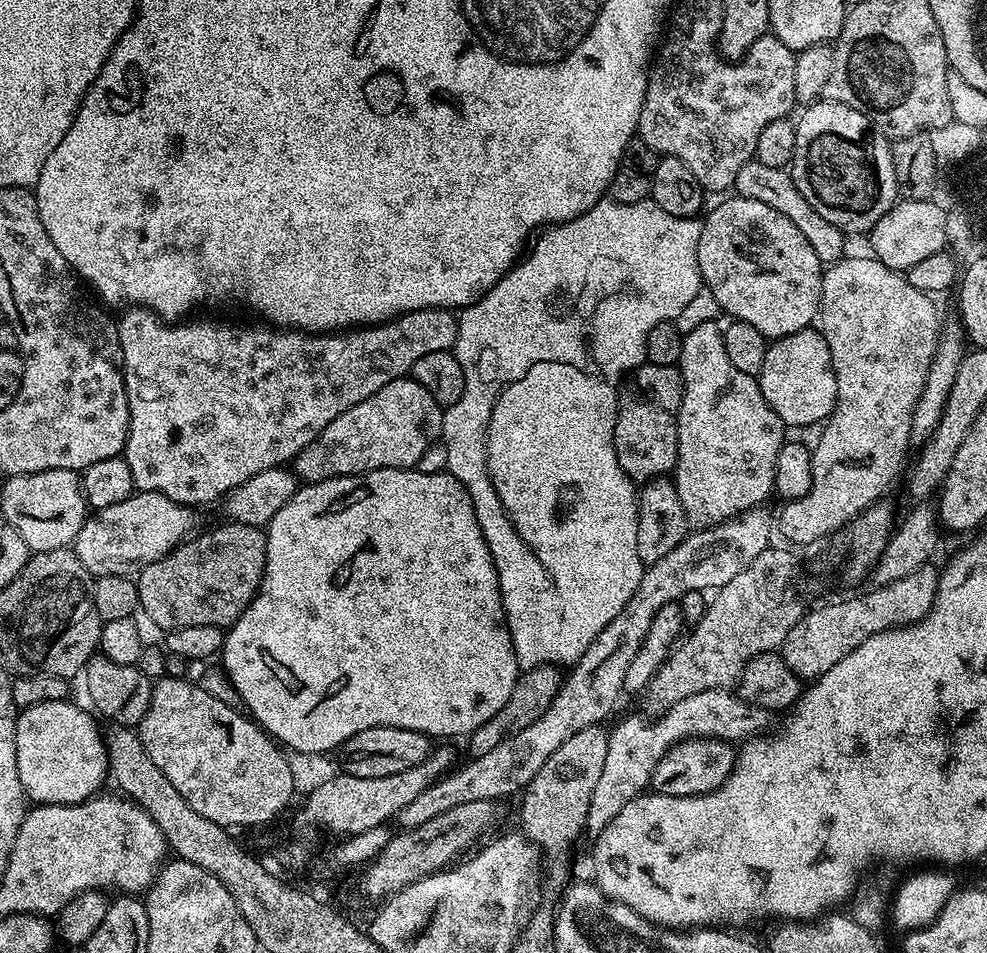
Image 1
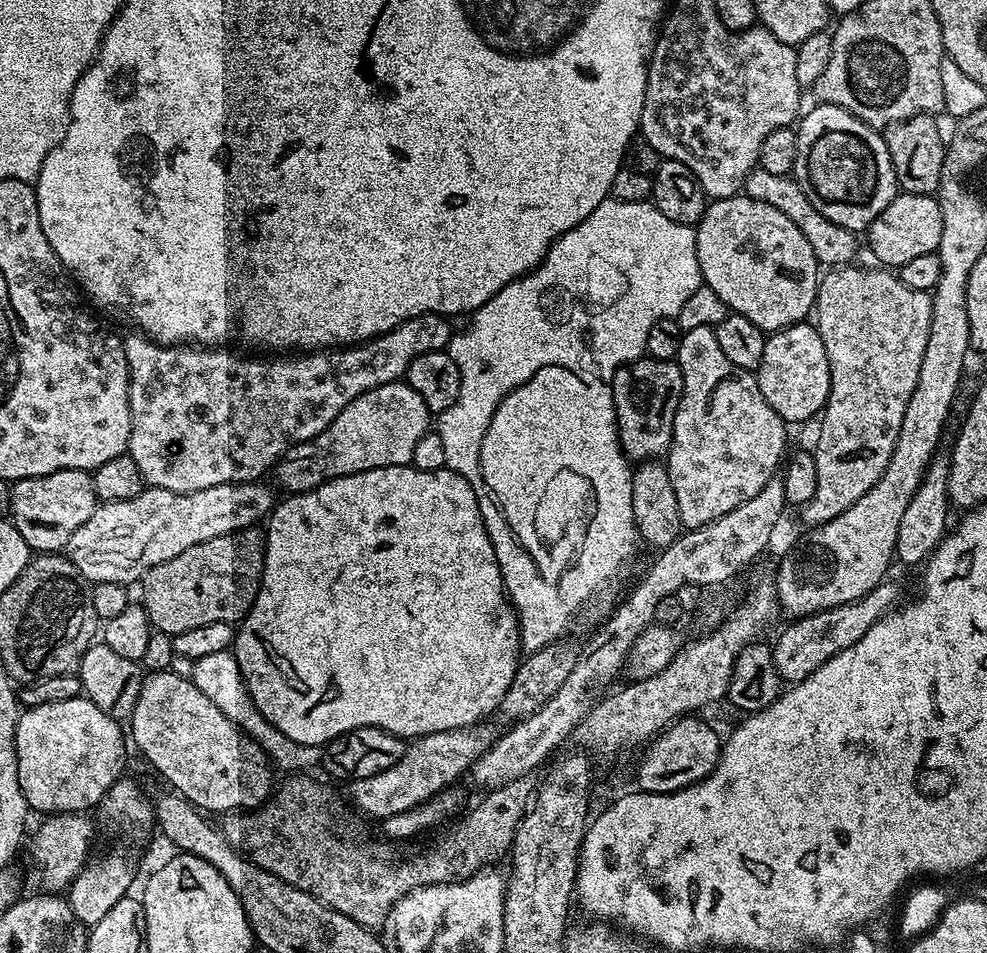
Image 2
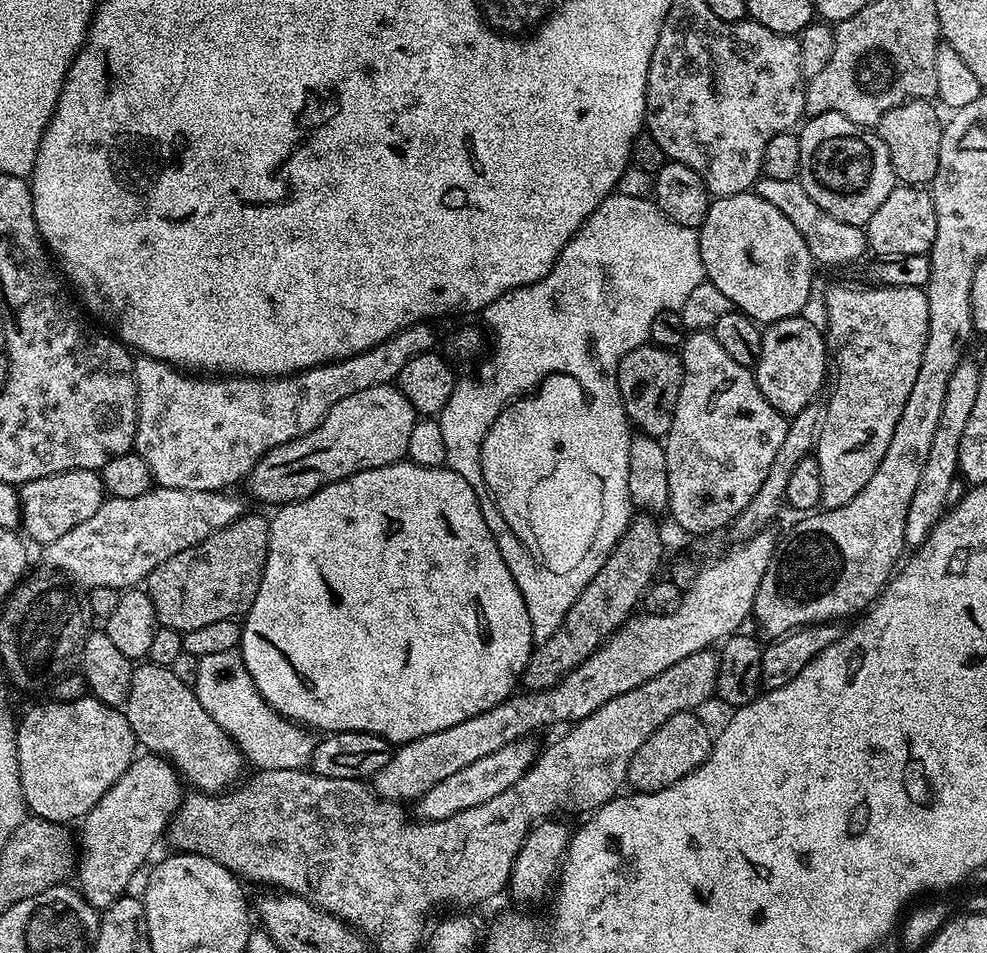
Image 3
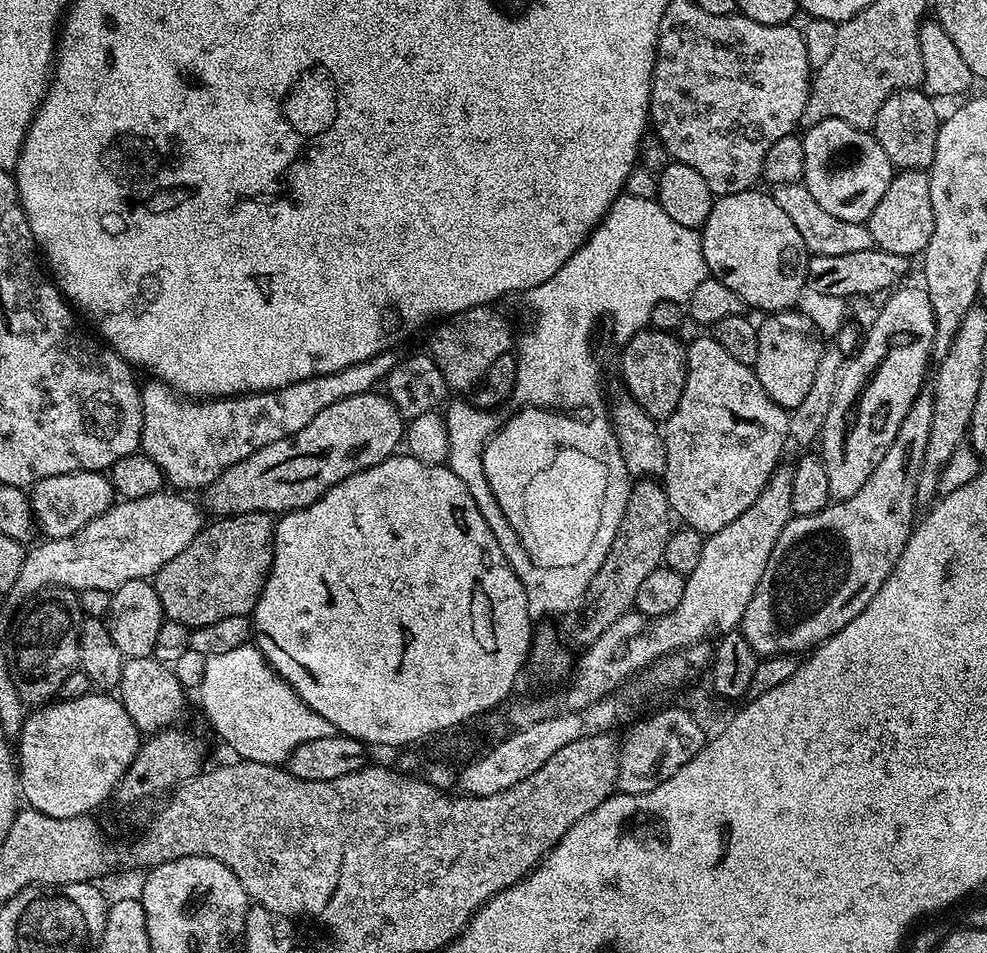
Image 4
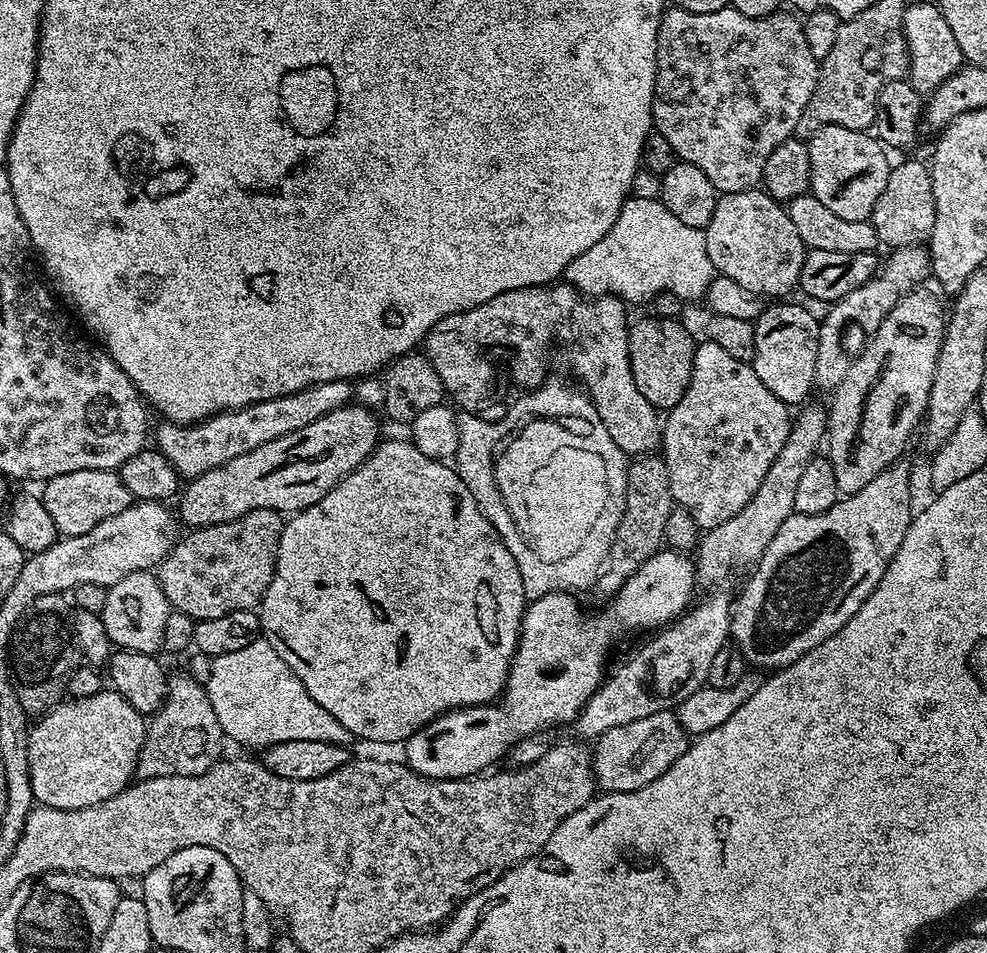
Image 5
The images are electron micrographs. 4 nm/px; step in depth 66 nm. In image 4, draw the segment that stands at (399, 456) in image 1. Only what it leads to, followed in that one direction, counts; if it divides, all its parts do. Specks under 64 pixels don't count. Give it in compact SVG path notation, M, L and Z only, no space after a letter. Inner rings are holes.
M383 391L342 398L342 402L326 406L298 434L278 438L278 442L254 450L250 458L242 458L242 462L230 466L230 470L203 489L203 507L216 518L247 512L283 514L305 508L346 478L397 455L396 447L401 447L405 431L404 417Z

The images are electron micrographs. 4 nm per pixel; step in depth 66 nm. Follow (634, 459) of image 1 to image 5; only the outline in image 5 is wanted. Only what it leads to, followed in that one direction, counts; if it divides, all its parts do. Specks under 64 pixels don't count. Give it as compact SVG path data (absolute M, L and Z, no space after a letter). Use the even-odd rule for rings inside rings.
M647 314L640 321L633 323L628 330L630 346L630 370L642 398L650 402L657 410L671 410L686 394L690 374L694 366L694 354L697 341L679 323L679 319L670 316Z

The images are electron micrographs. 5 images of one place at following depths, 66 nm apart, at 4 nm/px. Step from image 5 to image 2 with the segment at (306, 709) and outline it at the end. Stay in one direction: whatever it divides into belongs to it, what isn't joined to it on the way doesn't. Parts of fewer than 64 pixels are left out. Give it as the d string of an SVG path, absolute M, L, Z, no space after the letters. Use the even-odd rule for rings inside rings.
M219 651L209 654L205 658L194 661L193 674L191 679L198 686L198 690L210 698L214 706L222 711L222 714L230 718L238 727L243 729L252 740L256 740L261 749L268 755L269 761L280 771L304 772L316 765L320 760L320 752L317 747L294 742L286 738L281 731L278 731L265 716L253 704L249 696L248 688L244 684L240 667L237 664L235 655L230 651Z

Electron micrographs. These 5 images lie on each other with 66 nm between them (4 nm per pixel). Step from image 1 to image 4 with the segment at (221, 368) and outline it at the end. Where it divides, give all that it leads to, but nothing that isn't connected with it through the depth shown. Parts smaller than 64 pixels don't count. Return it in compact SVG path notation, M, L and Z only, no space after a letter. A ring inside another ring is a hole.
M389 350L380 352L371 360L348 366L346 370L338 370L330 374L315 376L302 382L294 382L277 392L250 392L246 396L222 396L219 398L189 398L181 396L173 388L169 388L162 380L148 378L140 389L142 402L142 434L140 448L162 470L165 481L173 489L197 488L203 490L213 484L223 472L230 470L242 458L250 458L254 450L262 450L262 446L270 446L270 442L278 442L278 438L290 438L290 434L298 434L302 426L310 426L326 406L334 406L334 402L342 402L342 398L350 398L354 394L373 391L379 382L387 381L390 370L394 370L398 359L397 353Z

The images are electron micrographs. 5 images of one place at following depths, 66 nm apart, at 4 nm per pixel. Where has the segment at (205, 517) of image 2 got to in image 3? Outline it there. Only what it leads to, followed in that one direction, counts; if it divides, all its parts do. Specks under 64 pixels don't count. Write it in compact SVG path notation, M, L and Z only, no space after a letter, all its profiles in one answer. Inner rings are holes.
M154 486L139 498L108 498L104 505L94 514L94 518L86 518L82 526L74 526L62 538L54 538L54 542L43 545L44 560L49 569L63 572L77 585L85 589L98 586L110 586L117 590L128 590L139 582L147 581L154 569L166 558L174 558L182 550L210 538L222 526L234 522L245 515L246 508L236 496L228 496L227 491L218 492L191 492L190 490L174 490Z

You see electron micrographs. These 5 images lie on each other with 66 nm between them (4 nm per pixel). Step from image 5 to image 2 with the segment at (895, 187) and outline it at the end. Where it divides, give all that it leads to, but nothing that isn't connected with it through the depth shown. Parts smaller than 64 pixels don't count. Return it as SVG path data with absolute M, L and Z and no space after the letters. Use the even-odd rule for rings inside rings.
M900 192L892 199L890 206L886 206L886 210L882 210L878 218L874 218L874 222L866 230L867 236L869 250L884 266L899 266L922 254L937 251L942 242L942 210L939 199L935 195Z

